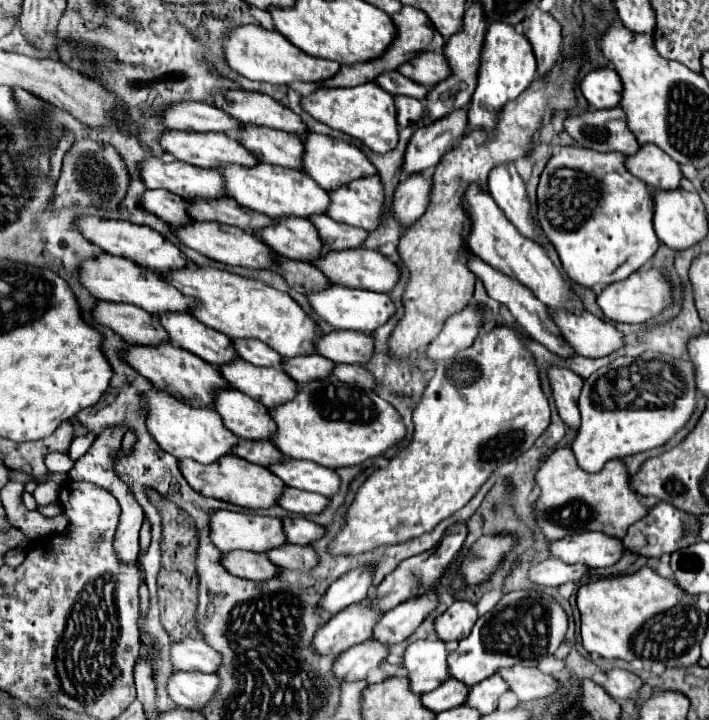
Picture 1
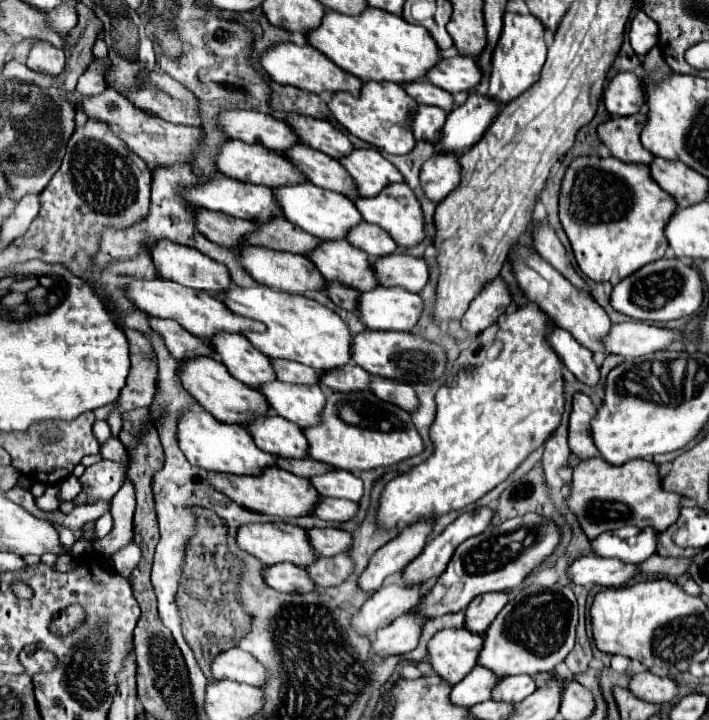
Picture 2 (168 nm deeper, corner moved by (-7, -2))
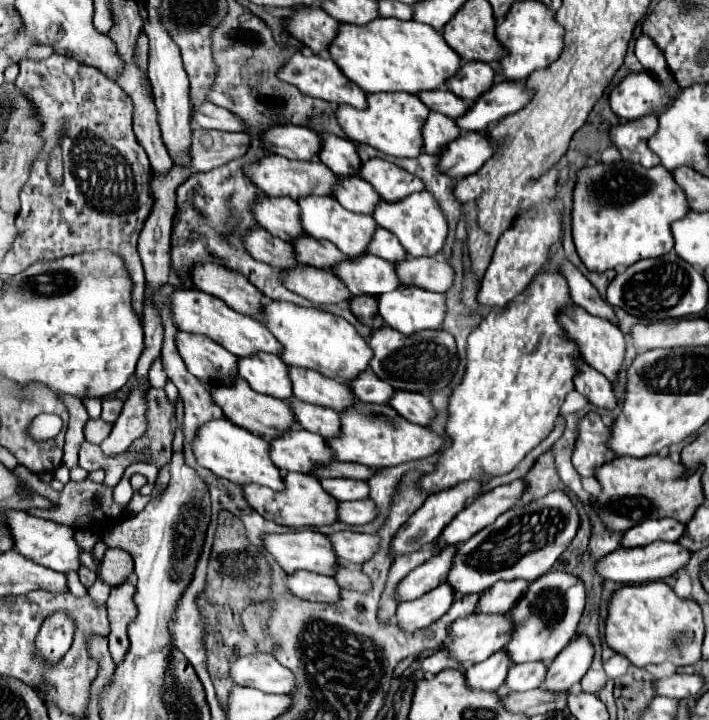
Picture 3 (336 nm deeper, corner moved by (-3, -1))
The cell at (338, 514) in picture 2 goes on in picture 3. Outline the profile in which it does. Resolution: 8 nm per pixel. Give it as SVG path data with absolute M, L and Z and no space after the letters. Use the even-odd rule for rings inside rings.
M358 500L358 502L340 502L338 506L338 520L350 526L354 524L368 524L376 518L378 508L372 500Z

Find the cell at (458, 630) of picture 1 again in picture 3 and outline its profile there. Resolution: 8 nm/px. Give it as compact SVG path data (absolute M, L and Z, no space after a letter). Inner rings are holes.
M512 580L512 582L496 582L492 588L488 588L480 598L480 612L492 614L492 612L508 612L512 606L520 600L524 590L528 590L526 580Z

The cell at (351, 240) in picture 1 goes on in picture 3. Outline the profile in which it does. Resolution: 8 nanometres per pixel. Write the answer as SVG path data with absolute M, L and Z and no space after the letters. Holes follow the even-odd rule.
M384 228L376 230L376 238L372 240L372 246L368 248L368 252L374 254L374 256L384 258L388 262L394 262L394 264L402 262L406 258L406 250L400 244L400 240L392 232L388 232Z

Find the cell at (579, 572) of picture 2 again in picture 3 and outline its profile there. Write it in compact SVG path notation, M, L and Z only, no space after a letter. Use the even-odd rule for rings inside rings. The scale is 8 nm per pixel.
M652 542L652 546L638 546L638 548L620 548L612 554L608 554L608 558L598 562L598 572L602 578L606 580L614 580L614 582L636 582L636 584L644 584L644 582L654 582L654 580L664 580L672 574L676 574L678 570L682 570L688 560L692 558L692 552L682 548L678 542Z

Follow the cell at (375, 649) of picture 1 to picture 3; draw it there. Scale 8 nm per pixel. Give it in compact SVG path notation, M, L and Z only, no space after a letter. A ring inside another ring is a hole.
M444 582L416 600L402 602L396 612L396 624L408 632L426 628L438 618L442 618L444 612L448 612L448 608L452 606L452 602L454 602L454 590L448 582Z

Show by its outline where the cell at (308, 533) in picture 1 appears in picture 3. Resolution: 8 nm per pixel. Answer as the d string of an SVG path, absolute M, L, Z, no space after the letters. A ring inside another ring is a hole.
M336 532L330 536L334 550L340 560L352 564L368 562L380 544L380 536L376 534L356 534L356 532Z

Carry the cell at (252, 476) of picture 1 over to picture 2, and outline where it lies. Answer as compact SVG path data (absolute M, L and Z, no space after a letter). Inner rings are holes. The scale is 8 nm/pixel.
M266 467L260 475L224 475L216 471L208 471L206 481L220 493L224 493L234 503L240 503L240 507L248 507L256 513L274 515L274 517L300 517L308 515L312 511L312 503L320 499L318 491L308 483L308 479L292 475L278 467Z

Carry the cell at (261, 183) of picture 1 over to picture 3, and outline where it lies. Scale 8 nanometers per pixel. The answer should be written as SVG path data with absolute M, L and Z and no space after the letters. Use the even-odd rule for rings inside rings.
M306 196L306 198L300 198L298 204L302 210L302 226L306 234L310 234L316 240L332 242L350 258L356 258L368 252L368 244L372 242L372 236L378 228L372 216L350 212L344 206L340 206L336 198L328 198L328 196Z

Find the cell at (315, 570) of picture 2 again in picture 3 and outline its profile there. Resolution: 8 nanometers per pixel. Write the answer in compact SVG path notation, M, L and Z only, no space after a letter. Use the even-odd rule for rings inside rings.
M338 566L338 572L334 578L340 588L348 588L356 592L368 592L372 588L370 578L362 570L348 570L344 566Z

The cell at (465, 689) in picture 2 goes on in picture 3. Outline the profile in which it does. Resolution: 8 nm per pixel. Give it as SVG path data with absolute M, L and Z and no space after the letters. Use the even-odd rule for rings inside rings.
M498 650L496 654L486 658L484 662L472 664L466 670L468 686L474 686L474 690L478 688L478 690L492 690L494 692L504 684L510 666L512 666L512 662L510 662L508 652Z

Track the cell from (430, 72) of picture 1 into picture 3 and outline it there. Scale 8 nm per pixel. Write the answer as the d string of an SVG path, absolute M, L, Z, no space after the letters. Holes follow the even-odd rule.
M464 62L460 72L448 80L448 90L456 92L466 102L476 102L494 84L494 68L486 62Z

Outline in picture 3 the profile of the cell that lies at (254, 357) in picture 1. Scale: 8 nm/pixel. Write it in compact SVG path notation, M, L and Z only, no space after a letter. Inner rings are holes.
M290 368L294 396L302 402L332 408L338 414L354 404L356 396L348 384L324 378L320 372L308 368Z

